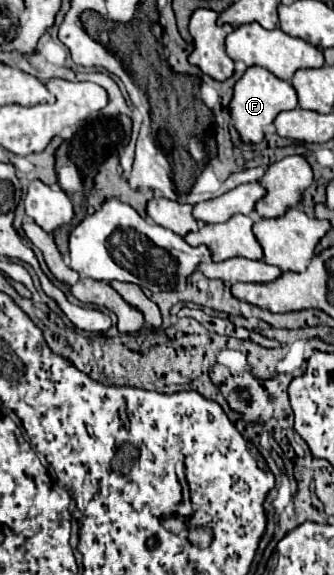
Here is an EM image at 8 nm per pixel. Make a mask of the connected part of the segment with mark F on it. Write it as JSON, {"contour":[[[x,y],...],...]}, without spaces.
{"contour":[[[249,67],[245,75],[235,83],[235,93],[231,101],[231,119],[235,123],[235,129],[239,131],[243,141],[259,143],[263,139],[265,127],[275,121],[275,117],[285,109],[295,109],[297,103],[297,91],[289,81],[283,81],[275,77],[265,67]]]}

